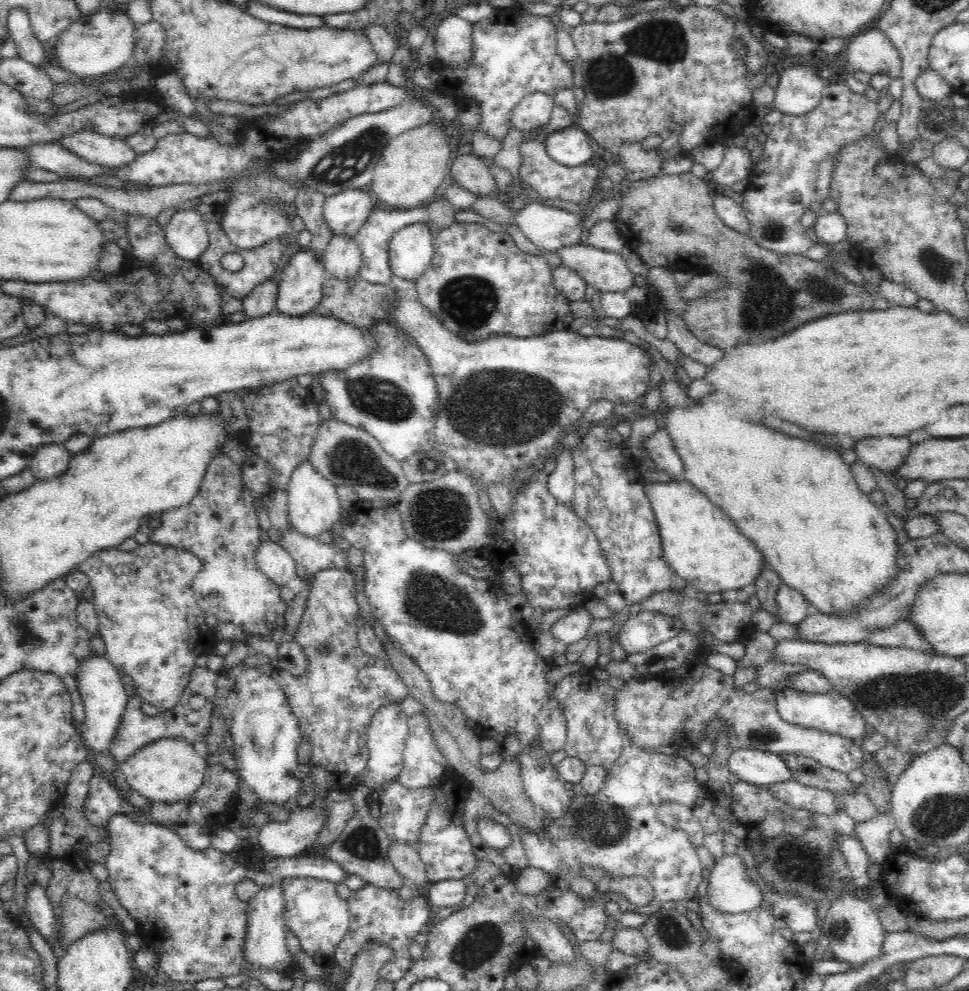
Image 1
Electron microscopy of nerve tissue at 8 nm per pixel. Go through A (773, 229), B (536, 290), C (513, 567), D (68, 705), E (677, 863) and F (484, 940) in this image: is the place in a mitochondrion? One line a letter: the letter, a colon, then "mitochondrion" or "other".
A: mitochondrion
B: other
C: other
D: other
E: other
F: mitochondrion

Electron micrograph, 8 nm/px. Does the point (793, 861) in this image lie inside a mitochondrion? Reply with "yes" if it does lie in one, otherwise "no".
yes

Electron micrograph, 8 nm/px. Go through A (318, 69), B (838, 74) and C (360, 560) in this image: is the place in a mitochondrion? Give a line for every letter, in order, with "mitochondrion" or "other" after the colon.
A: other
B: other
C: other

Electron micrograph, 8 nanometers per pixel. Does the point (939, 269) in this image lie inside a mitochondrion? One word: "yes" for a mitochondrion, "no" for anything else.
yes

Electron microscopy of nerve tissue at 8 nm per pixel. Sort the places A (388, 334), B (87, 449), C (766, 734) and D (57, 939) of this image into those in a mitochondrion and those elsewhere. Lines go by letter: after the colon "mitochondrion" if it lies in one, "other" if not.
A: other
B: other
C: mitochondrion
D: other

